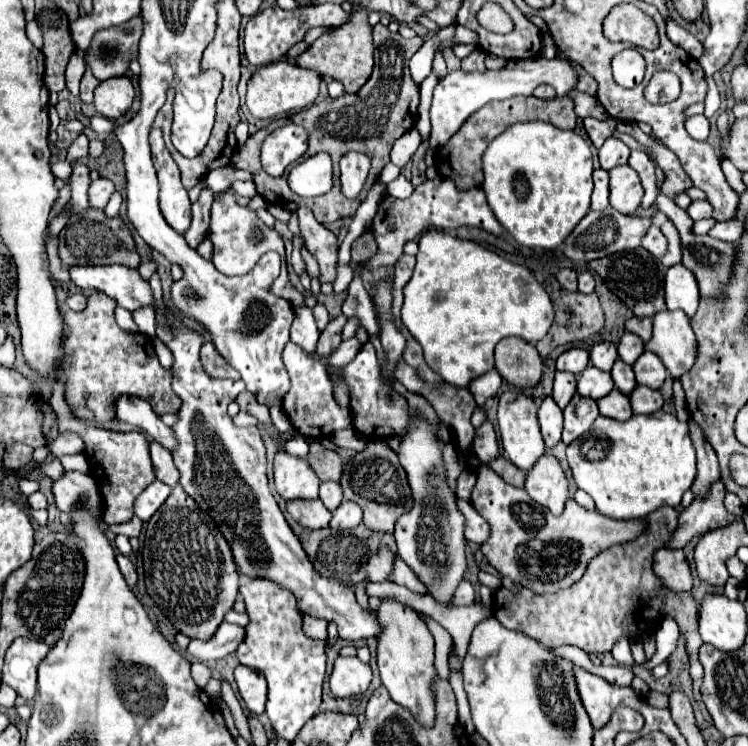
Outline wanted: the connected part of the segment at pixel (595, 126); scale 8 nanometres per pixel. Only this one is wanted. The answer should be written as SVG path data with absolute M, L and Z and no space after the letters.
M608 116L604 120L584 118L584 128L586 128L586 132L588 132L588 136L596 148L600 148L604 144L604 140L614 134L616 126L618 126L618 122L612 116Z

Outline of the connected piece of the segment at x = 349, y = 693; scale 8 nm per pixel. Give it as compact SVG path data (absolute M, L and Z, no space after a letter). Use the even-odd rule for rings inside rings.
M338 656L330 676L330 688L336 698L352 698L366 692L372 680L372 670L368 664L354 658Z

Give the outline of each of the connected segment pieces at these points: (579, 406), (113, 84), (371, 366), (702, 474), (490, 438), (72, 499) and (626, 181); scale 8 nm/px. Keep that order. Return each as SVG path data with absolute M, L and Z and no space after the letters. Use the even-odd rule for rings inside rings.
M576 394L570 400L570 404L564 408L564 432L562 432L564 444L570 444L572 440L588 432L596 416L598 416L596 402L592 398L584 398Z
M126 76L108 78L100 82L100 86L94 92L94 106L96 110L106 118L120 118L134 100L134 86Z
M372 342L362 344L356 358L344 368L344 378L346 378L348 386L352 388L350 410L354 416L354 428L360 434L364 434L368 438L382 438L382 436L390 436L390 432L392 434L406 432L408 422L410 422L408 420L408 402L402 394L398 394L394 388L390 388L384 382Z
M692 420L688 424L692 430L692 442L698 456L698 476L692 484L692 492L696 498L704 498L710 492L710 486L720 478L720 468L718 468L716 452L712 452L712 446L704 440L704 436L700 436L700 428L696 428Z
M488 420L480 428L476 428L472 448L474 448L474 454L482 462L490 462L490 460L494 460L498 456L498 442L496 442L494 426Z
M64 472L62 478L52 482L52 494L56 500L56 506L70 514L72 506L76 506L76 502L86 496L88 504L92 510L98 510L98 488L96 482L92 480L92 476L82 474L82 472Z
M616 166L610 170L610 206L622 214L632 214L642 202L644 190L636 170L626 166Z

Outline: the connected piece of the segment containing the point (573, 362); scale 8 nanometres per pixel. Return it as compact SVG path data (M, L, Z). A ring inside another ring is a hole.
M570 348L570 350L562 352L556 360L556 370L572 372L576 376L580 372L584 372L586 366L588 366L588 352L584 348Z

